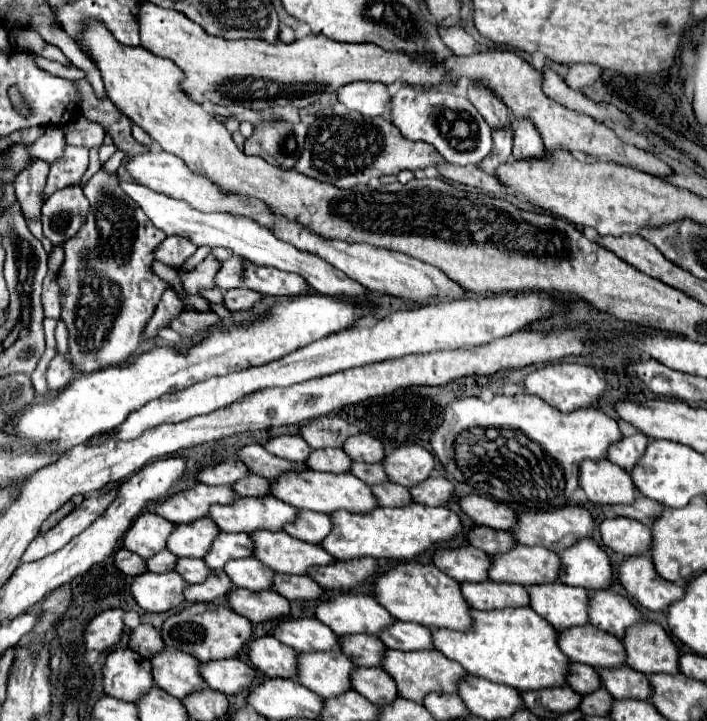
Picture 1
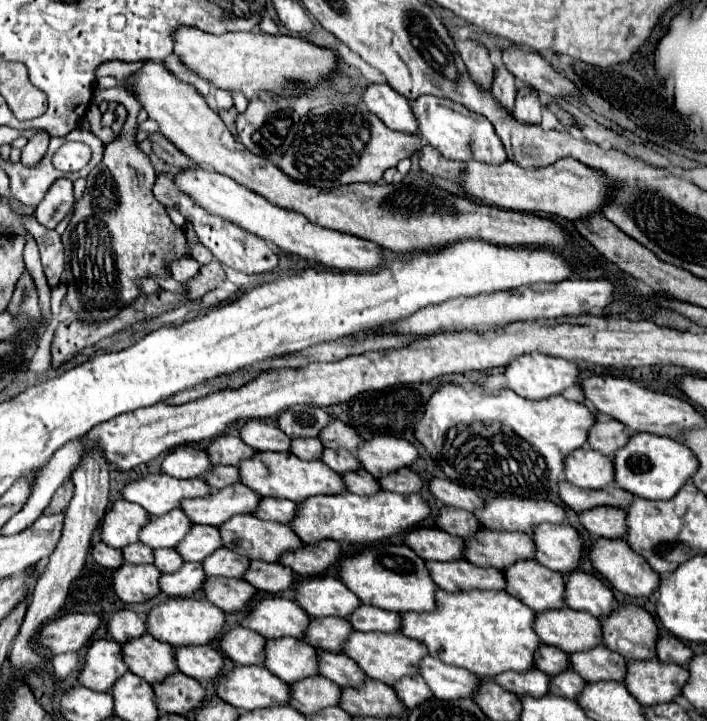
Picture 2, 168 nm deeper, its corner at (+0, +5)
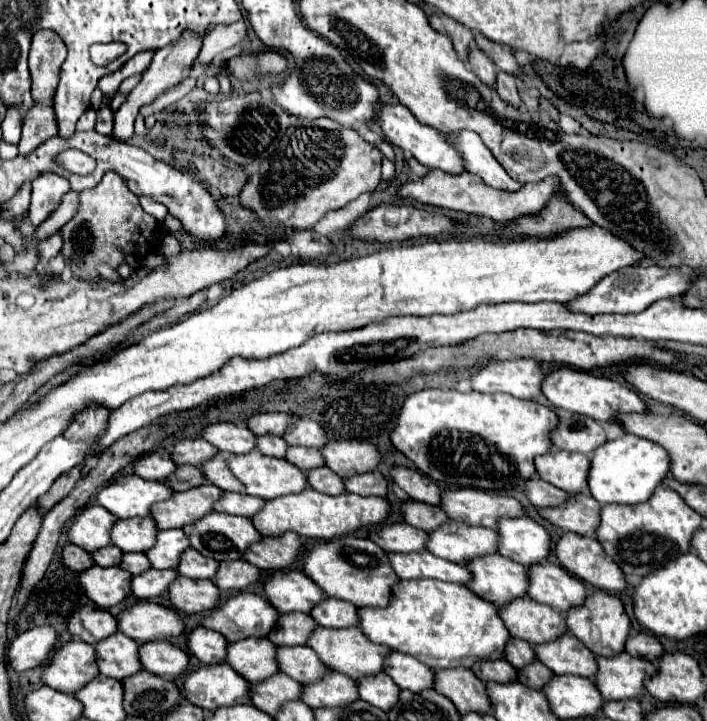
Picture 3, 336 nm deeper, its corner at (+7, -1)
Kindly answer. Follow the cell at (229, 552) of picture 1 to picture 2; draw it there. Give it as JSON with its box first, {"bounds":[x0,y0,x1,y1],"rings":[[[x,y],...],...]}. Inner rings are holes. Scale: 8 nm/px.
{"bounds":[175,524,221,562],"rings":[[[193,524],[191,532],[185,536],[185,540],[175,546],[179,556],[183,556],[185,562],[201,562],[209,554],[213,554],[221,546],[219,530],[215,526],[199,526]]]}

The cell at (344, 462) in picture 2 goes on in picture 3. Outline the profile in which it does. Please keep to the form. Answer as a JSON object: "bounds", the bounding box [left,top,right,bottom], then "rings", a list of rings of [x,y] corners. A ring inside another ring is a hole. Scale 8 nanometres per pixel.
{"bounds":[288,446,326,472],"rings":[[[292,446],[288,450],[288,462],[296,464],[302,472],[310,472],[314,468],[322,468],[326,462],[324,462],[324,456],[318,452],[318,450],[312,450],[312,448],[302,448],[302,446]]]}

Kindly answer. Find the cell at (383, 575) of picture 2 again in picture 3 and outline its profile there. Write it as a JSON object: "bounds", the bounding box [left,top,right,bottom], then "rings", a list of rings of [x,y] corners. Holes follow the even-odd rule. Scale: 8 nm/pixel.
{"bounds":[304,538,400,608],"rings":[[[338,538],[336,542],[318,542],[304,554],[304,572],[328,594],[354,604],[356,608],[384,608],[390,604],[392,586],[400,582],[388,554],[368,538]]]}

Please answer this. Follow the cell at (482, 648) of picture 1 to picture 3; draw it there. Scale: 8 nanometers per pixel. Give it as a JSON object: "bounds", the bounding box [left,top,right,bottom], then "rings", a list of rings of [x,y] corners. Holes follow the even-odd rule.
{"bounds":[360,580,512,668],"rings":[[[402,580],[400,586],[396,586],[396,594],[392,594],[392,606],[386,608],[360,608],[360,630],[376,644],[384,644],[392,650],[404,652],[404,654],[412,654],[416,660],[420,660],[422,664],[430,666],[430,668],[472,668],[478,662],[494,662],[494,660],[504,660],[506,658],[506,646],[508,640],[512,638],[504,620],[500,618],[498,606],[494,606],[492,602],[486,602],[484,598],[478,598],[470,588],[466,586],[458,586],[458,584],[448,584],[448,582],[436,582],[436,580]]]}

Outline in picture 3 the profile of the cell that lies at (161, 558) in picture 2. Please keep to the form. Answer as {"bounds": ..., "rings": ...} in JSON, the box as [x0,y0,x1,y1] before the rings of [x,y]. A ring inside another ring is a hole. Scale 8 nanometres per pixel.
{"bounds":[120,554,152,574],"rings":[[[124,554],[124,562],[120,564],[120,568],[128,570],[132,574],[142,574],[142,572],[150,570],[152,564],[146,554]]]}

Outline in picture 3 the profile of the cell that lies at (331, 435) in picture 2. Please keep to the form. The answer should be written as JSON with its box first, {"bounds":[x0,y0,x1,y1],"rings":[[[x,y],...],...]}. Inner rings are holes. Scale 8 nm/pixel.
{"bounds":[284,418,328,450],"rings":[[[306,418],[296,420],[296,426],[286,430],[284,440],[290,446],[310,446],[310,448],[318,448],[318,450],[322,450],[328,444],[328,436],[326,436],[324,428]]]}

